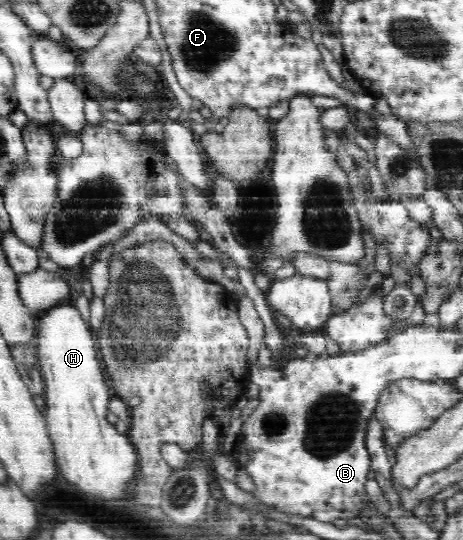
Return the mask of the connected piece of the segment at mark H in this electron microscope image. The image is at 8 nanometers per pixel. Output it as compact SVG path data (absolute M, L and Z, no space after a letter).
M57 304L40 314L38 320L38 335L34 339L39 358L39 369L45 384L44 399L47 427L53 442L57 468L62 476L76 484L82 492L88 492L98 498L122 498L130 486L135 485L138 476L139 455L132 440L124 434L118 434L112 424L106 422L106 412L109 410L108 387L102 376L98 356L98 346L93 330L86 325L75 304Z

